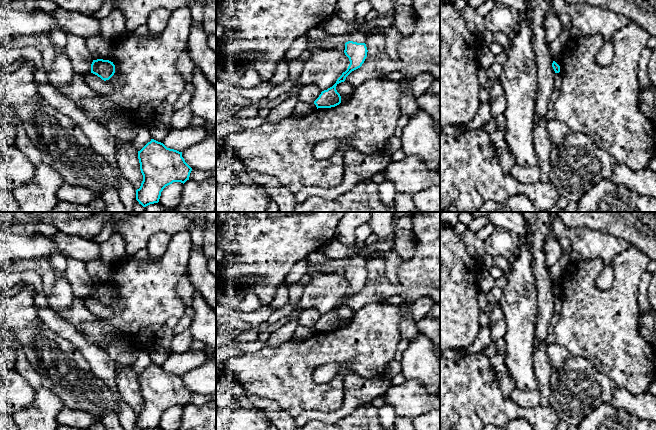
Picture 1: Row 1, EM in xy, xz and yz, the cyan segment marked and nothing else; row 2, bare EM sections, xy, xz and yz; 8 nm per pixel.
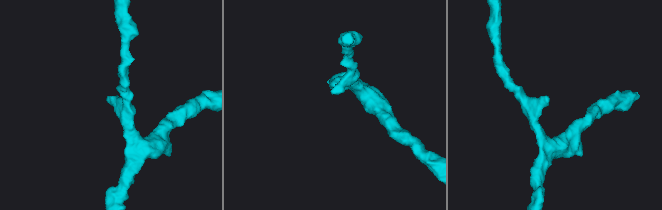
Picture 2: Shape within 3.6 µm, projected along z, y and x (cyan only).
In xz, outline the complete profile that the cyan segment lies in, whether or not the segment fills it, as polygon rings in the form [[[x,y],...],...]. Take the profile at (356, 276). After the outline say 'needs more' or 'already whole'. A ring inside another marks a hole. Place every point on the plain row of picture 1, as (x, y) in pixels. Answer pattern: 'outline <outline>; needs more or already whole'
outline [[[348,265],[345,267],[345,279],[349,282],[350,288],[345,296],[337,303],[336,307],[321,316],[319,321],[314,325],[318,332],[331,332],[341,327],[341,320],[336,314],[336,310],[344,306],[346,301],[354,294],[360,292],[367,281],[367,271],[365,267]]]; already whole

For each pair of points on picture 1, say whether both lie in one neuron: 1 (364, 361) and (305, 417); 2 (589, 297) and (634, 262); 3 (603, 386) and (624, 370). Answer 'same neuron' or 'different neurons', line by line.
1: different neurons
2: same neuron
3: different neurons

